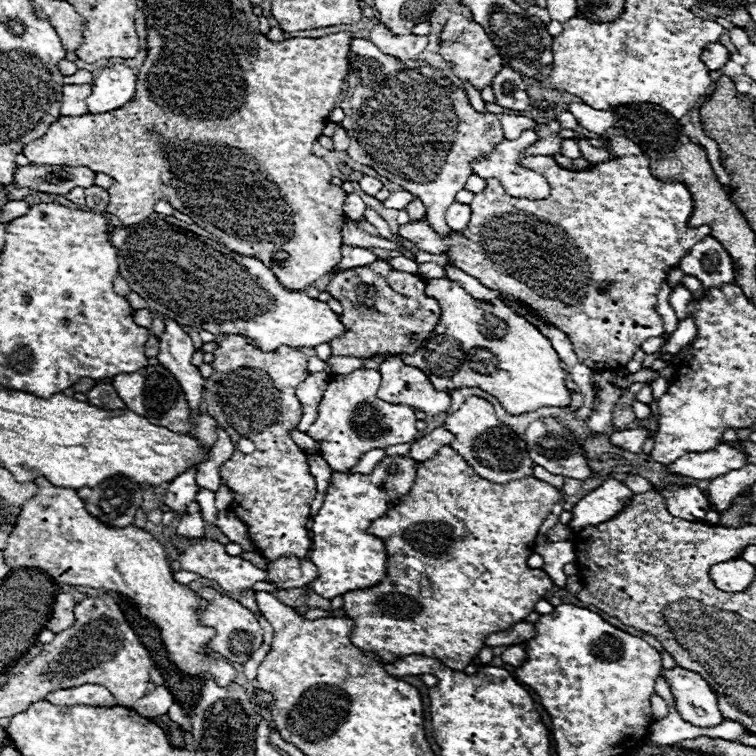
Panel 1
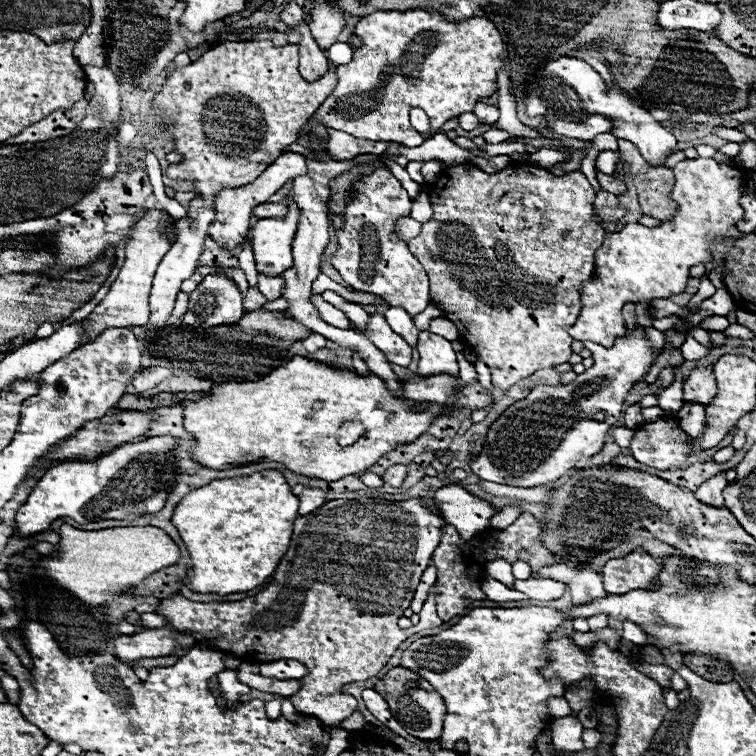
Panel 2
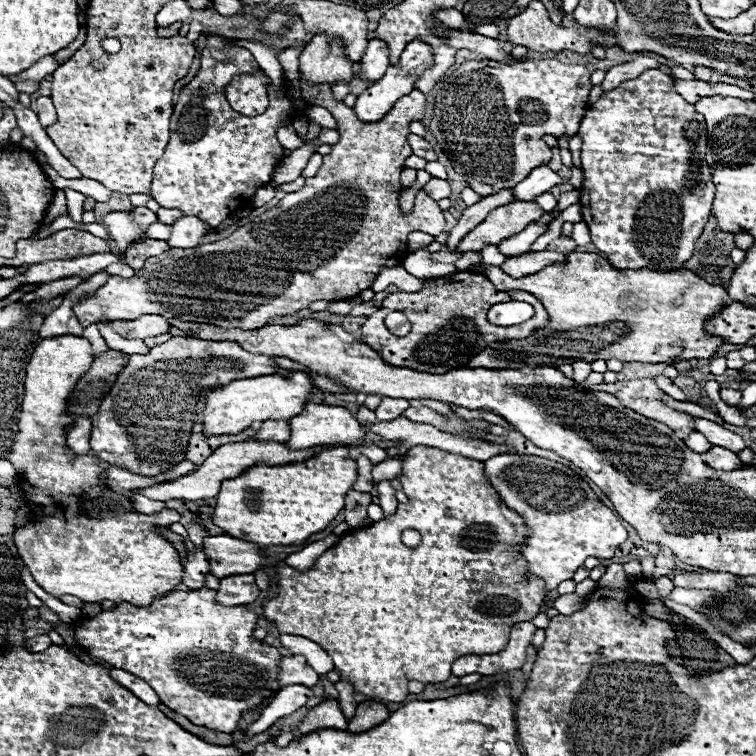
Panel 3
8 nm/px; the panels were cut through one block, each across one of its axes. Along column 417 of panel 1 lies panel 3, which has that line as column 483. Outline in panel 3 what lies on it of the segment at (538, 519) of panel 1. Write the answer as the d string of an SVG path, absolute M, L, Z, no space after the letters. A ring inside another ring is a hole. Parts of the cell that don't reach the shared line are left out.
M428 446L410 448L402 460L404 468L398 480L402 480L410 502L398 504L398 510L388 518L344 534L308 572L298 572L278 562L278 594L262 604L262 616L280 634L304 636L320 644L334 660L340 680L350 682L358 694L390 702L404 702L410 680L424 684L444 682L454 660L468 654L494 654L502 650L510 638L512 624L530 622L540 612L546 594L542 580L524 578L526 560L520 556L520 546L528 536L528 528L488 484L482 462ZM406 528L422 534L420 546L408 548L402 544L400 536ZM480 558L490 560L494 574L506 580L478 580L476 574L466 578L462 564Z

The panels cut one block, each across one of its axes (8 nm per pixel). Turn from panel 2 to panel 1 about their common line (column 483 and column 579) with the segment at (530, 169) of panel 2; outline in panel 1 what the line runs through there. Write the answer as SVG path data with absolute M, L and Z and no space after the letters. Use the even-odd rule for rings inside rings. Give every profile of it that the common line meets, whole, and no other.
M528 156L520 160L520 166L536 170L538 174L544 174L544 178L548 178L550 184L550 196L544 200L520 200L520 198L512 198L510 194L504 192L502 184L498 178L488 178L486 180L486 190L480 194L474 194L472 200L472 218L468 222L468 228L464 232L452 232L448 238L438 236L436 232L432 232L432 228L428 226L426 218L420 222L408 222L406 226L400 226L398 236L410 240L418 250L422 252L430 252L430 254L442 254L448 250L450 258L454 260L454 264L478 278L484 286L498 290L498 292L506 292L514 298L518 298L522 304L526 304L528 308L532 308L536 312L538 318L542 318L546 324L550 322L552 326L560 328L562 332L566 332L566 336L572 340L574 346L574 354L578 356L578 360L586 366L590 366L592 370L614 370L614 368L622 368L626 366L632 356L640 350L640 344L648 338L660 336L664 334L662 328L662 316L656 312L656 294L660 290L660 286L666 282L666 276L678 268L680 258L684 258L684 254L688 254L688 250L700 242L700 238L706 238L710 234L708 226L700 226L700 228L690 228L688 226L688 218L692 214L692 196L688 192L688 188L684 184L676 184L676 182L662 182L656 176L650 174L648 168L648 158L646 156L624 156L620 160L608 160L608 162L600 162L590 166L588 170L566 170L560 164L554 162L552 156Z

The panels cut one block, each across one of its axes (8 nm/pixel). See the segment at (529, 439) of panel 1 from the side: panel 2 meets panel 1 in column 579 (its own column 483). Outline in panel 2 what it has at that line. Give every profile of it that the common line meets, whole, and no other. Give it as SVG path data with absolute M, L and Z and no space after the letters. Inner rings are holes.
M642 326L626 330L626 336L616 338L612 348L594 342L584 342L584 346L594 356L592 368L566 386L536 386L490 426L482 452L470 462L478 478L522 488L544 486L566 476L582 456L594 456L602 450L604 436L616 420L592 420L592 416L602 412L606 418L618 418L632 384L648 374L658 354L654 354Z

